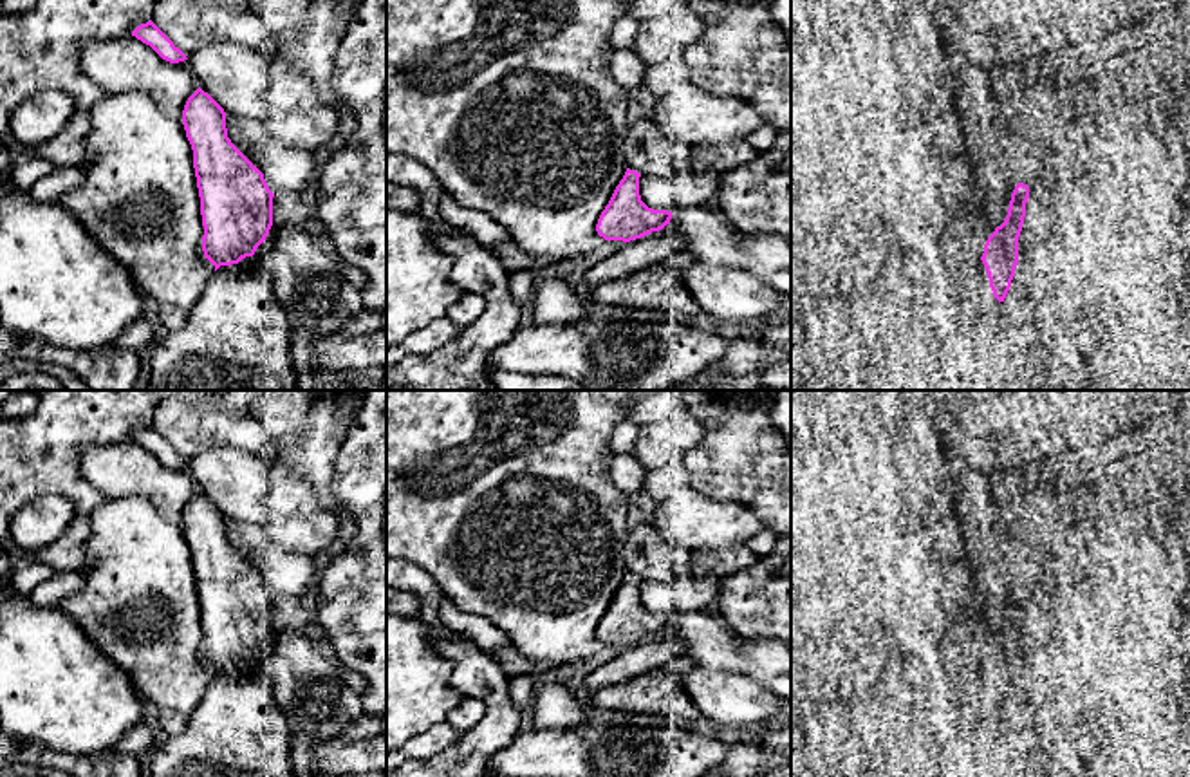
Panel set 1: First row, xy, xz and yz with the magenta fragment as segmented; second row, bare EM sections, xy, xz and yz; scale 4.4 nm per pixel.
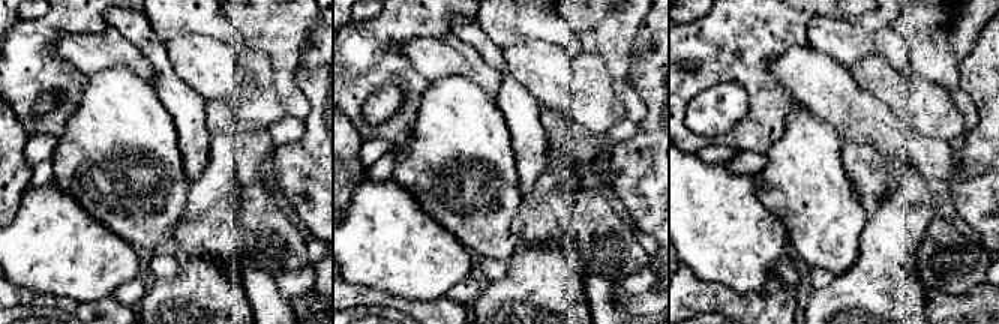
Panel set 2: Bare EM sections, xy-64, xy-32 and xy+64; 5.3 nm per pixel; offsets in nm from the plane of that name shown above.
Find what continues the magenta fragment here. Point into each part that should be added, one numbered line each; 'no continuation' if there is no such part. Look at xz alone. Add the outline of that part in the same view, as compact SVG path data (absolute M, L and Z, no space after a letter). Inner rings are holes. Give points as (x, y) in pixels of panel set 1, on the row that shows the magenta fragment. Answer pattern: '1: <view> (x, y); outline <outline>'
no continuation

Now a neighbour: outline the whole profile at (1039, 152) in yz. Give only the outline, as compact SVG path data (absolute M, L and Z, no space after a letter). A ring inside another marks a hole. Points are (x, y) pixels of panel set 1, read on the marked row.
M1022 132L1011 134L1015 143L1015 175L1017 183L1031 184L1040 179L1044 166L1049 163L1051 155L1055 154L1053 148L1031 136Z

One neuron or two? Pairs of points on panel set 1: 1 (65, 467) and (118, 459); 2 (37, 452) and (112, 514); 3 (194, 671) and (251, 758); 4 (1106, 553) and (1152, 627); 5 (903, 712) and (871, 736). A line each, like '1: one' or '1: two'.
1: two
2: two
3: two
4: two
5: one

